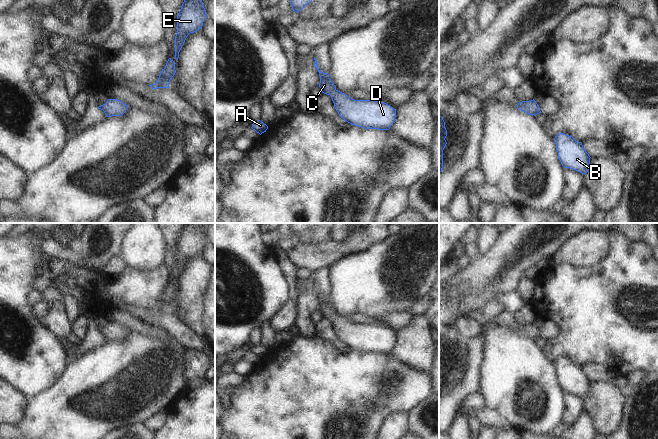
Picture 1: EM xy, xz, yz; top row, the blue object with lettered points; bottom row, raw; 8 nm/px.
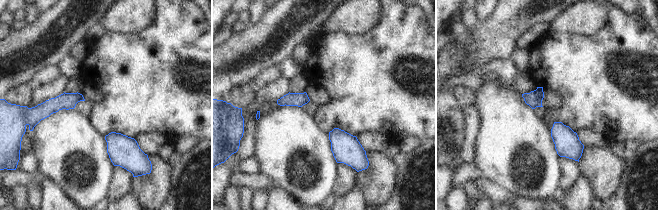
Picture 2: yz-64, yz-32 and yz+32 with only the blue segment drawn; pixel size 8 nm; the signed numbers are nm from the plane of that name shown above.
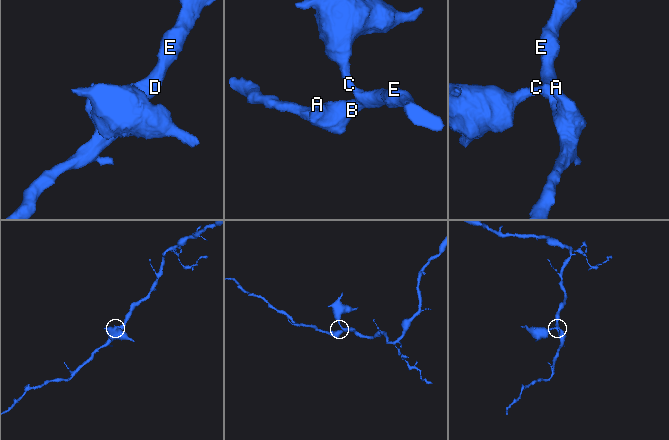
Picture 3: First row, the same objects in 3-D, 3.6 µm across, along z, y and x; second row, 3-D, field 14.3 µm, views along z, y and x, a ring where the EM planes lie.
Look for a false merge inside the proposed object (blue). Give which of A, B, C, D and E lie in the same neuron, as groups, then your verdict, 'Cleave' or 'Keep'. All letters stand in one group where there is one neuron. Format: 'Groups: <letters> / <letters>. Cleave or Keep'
Groups: A B C D E. Keep.

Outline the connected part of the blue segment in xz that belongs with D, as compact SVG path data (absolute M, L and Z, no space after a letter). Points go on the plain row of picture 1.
M314 282L314 291L320 300L319 311L322 317L330 319L334 331L341 342L348 347L365 353L389 354L396 342L396 333L390 329L375 324L354 324L338 315L329 302L328 297L323 297L318 292Z

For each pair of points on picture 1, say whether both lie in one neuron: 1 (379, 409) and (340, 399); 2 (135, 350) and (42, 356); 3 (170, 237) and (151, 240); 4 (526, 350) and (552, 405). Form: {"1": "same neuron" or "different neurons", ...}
{"1": "same neuron", "2": "different neurons", "3": "different neurons", "4": "same neuron"}

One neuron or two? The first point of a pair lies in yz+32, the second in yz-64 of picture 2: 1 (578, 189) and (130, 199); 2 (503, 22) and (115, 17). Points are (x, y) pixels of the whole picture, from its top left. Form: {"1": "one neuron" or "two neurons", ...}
{"1": "one neuron", "2": "two neurons"}

